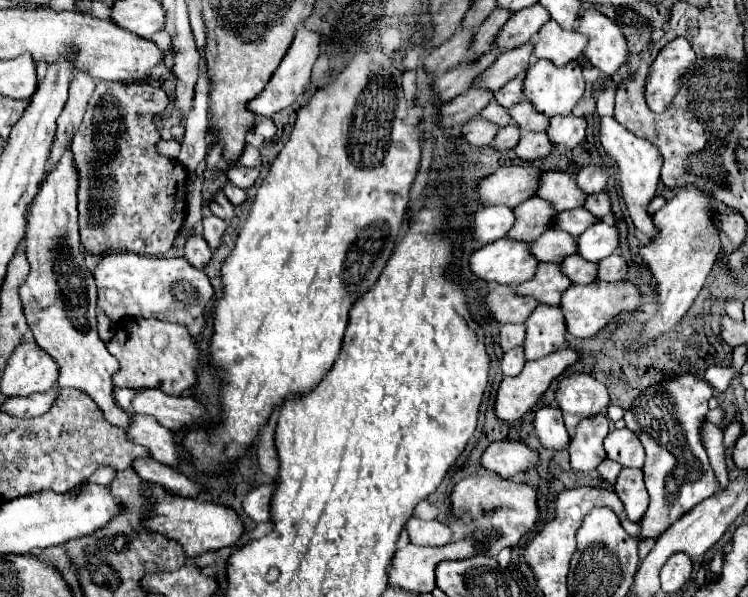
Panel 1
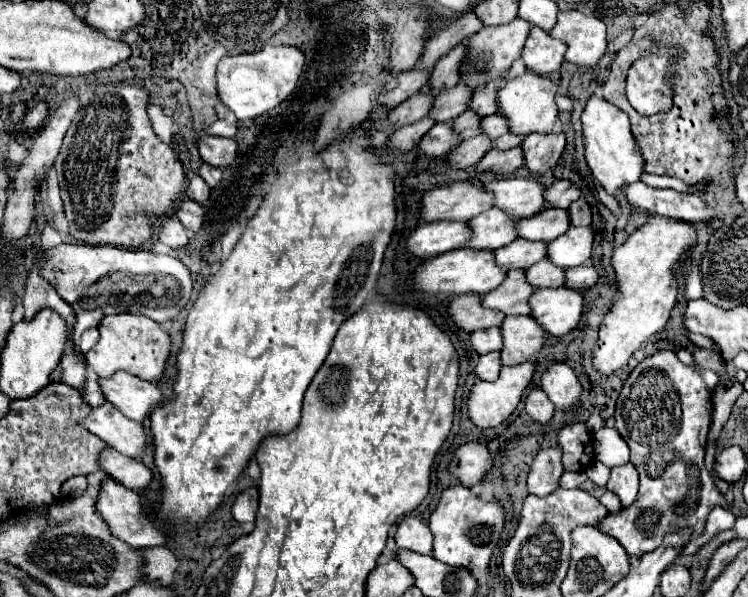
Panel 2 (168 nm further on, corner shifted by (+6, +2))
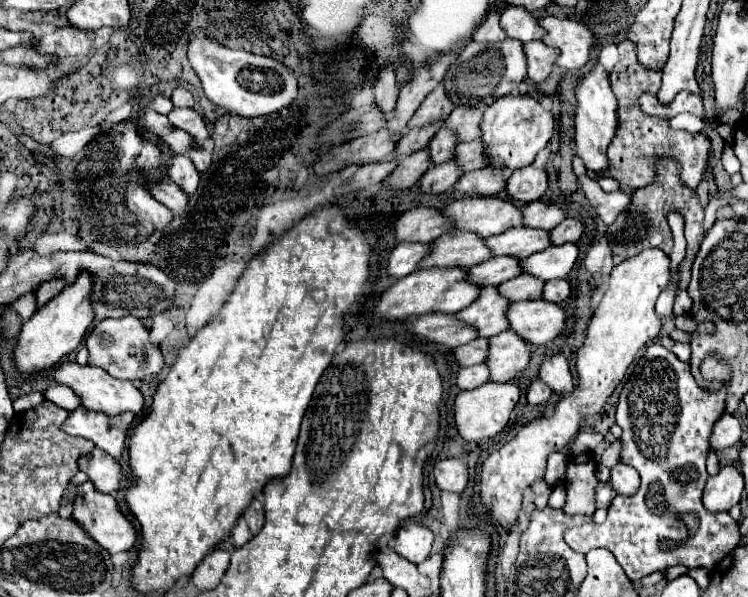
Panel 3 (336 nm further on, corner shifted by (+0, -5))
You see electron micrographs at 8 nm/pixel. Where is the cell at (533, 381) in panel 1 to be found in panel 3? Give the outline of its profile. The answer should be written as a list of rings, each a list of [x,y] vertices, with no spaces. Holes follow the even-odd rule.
[[[491,381],[479,389],[461,391],[455,399],[455,423],[457,423],[459,435],[465,441],[479,441],[479,439],[495,437],[507,425],[511,411],[519,403],[519,397],[521,397],[521,389],[519,389],[519,383],[515,381],[507,381],[507,383]]]

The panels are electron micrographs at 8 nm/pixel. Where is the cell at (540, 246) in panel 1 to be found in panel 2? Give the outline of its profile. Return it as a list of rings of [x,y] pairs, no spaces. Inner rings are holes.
[[[513,240],[507,246],[495,250],[495,262],[503,268],[503,270],[511,270],[511,268],[529,268],[535,262],[543,260],[547,254],[547,244],[545,242],[529,242],[529,240]]]

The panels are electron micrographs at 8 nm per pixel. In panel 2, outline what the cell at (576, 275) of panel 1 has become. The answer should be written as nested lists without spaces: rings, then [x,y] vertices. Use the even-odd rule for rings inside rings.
[[[541,260],[533,264],[533,268],[525,270],[525,278],[529,280],[529,284],[533,284],[533,288],[559,288],[563,286],[565,270],[557,268],[549,260]]]

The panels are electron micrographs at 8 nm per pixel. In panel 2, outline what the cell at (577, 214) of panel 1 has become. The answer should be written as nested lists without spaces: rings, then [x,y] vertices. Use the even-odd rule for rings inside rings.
[[[541,210],[537,216],[517,220],[515,232],[517,238],[531,240],[531,242],[551,242],[561,236],[569,228],[569,216],[565,210]]]

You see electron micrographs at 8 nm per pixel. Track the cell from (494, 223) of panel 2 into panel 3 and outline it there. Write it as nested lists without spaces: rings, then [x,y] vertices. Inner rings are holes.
[[[453,229],[431,243],[431,255],[423,259],[421,267],[473,267],[493,257],[481,235],[473,231]]]

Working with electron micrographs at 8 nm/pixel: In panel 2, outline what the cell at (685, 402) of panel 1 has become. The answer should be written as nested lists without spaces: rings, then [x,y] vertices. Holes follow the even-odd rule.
[[[659,350],[647,356],[623,382],[615,408],[615,428],[631,448],[631,462],[637,466],[641,486],[633,504],[619,512],[609,512],[597,528],[613,536],[629,556],[657,550],[665,534],[681,526],[693,528],[695,540],[703,534],[707,514],[715,506],[729,508],[703,464],[711,408],[711,392],[699,370],[685,366],[673,350]]]

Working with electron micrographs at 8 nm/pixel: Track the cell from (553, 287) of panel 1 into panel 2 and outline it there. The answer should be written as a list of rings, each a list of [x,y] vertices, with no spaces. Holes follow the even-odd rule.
[[[509,270],[503,284],[495,288],[493,292],[487,292],[481,298],[481,306],[499,310],[505,316],[517,316],[529,312],[529,296],[533,294],[533,288],[525,280],[523,270]]]

